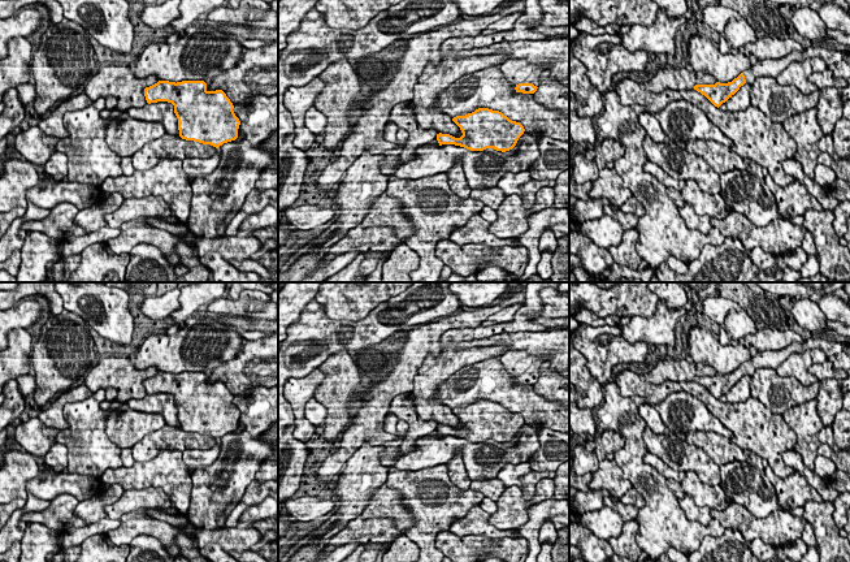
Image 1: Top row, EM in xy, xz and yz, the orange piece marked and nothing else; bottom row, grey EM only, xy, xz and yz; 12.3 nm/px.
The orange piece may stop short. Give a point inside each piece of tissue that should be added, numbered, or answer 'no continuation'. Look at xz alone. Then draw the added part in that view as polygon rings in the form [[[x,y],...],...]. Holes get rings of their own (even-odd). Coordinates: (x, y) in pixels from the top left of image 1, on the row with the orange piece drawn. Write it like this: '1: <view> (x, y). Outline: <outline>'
1: xz (516, 70). Outline: [[[508,59],[499,68],[509,83],[533,83],[538,87],[541,73],[546,70],[546,66],[546,64],[543,66],[530,64],[525,59]]]

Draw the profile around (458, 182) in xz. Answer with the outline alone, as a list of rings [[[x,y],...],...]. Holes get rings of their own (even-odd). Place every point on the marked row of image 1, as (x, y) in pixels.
[[[456,161],[455,165],[446,172],[448,176],[450,189],[460,198],[468,199],[472,189],[468,185],[461,161]]]

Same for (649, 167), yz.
[[[647,160],[643,165],[643,170],[652,174],[660,183],[663,183],[665,187],[675,187],[677,191],[681,193],[681,190],[685,186],[684,180],[675,180],[671,176],[668,176],[659,165],[651,163]]]

